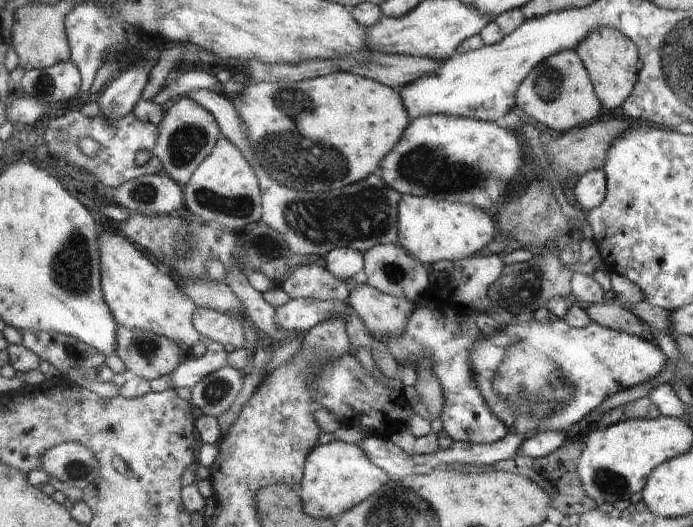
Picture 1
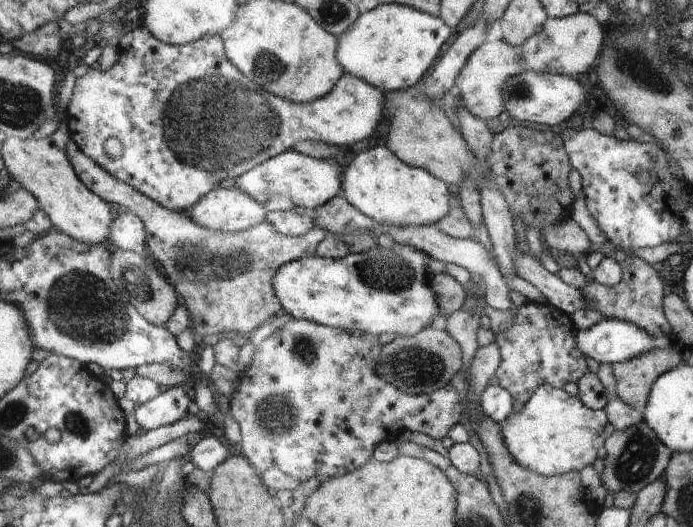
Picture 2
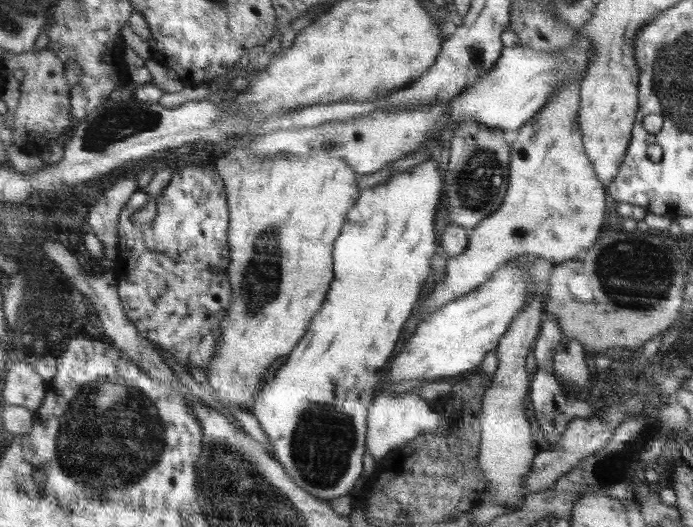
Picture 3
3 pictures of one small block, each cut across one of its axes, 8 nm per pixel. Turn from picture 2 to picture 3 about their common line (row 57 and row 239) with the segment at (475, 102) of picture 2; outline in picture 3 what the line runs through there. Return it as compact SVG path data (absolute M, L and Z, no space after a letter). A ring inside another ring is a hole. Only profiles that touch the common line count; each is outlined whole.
M569 84L541 114L519 128L511 144L511 188L507 188L501 208L471 230L467 248L459 256L447 258L447 276L423 302L429 314L483 286L499 266L515 256L543 258L559 266L577 260L597 242L605 194L583 150L577 124L579 90L579 84Z

